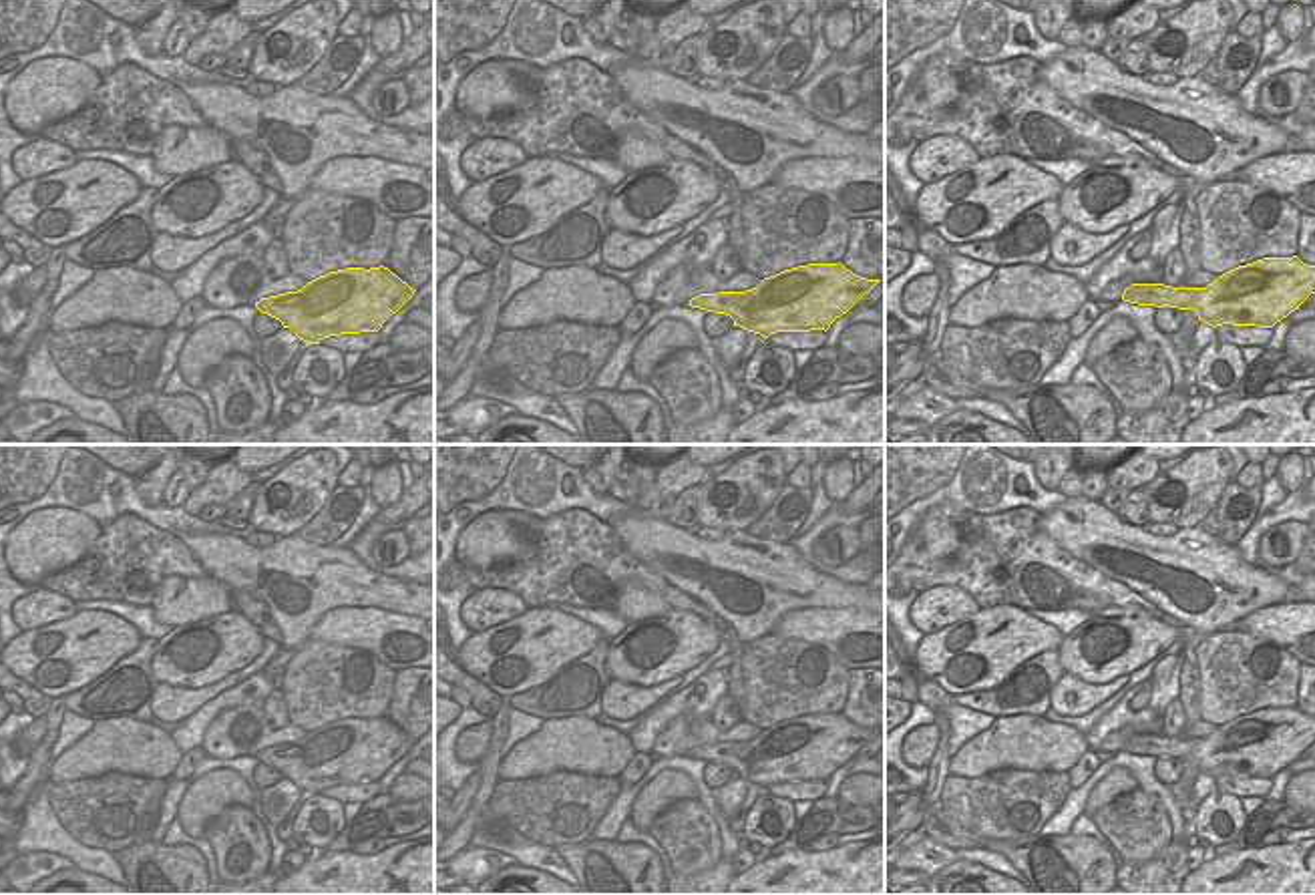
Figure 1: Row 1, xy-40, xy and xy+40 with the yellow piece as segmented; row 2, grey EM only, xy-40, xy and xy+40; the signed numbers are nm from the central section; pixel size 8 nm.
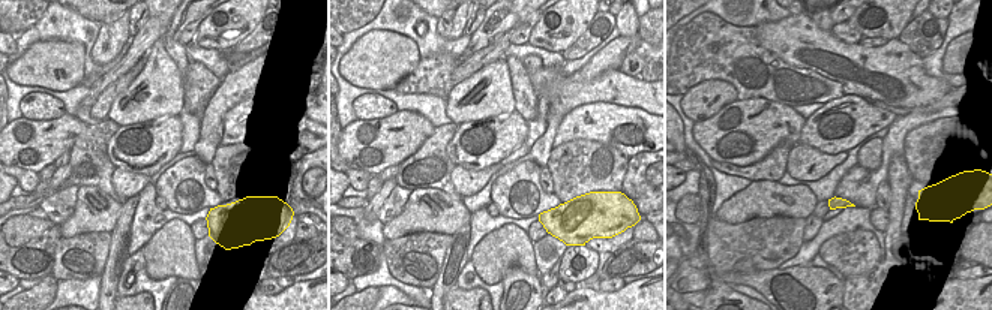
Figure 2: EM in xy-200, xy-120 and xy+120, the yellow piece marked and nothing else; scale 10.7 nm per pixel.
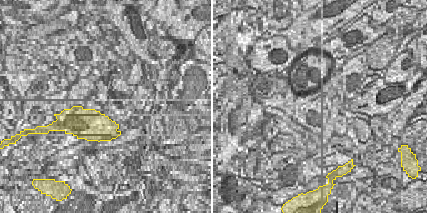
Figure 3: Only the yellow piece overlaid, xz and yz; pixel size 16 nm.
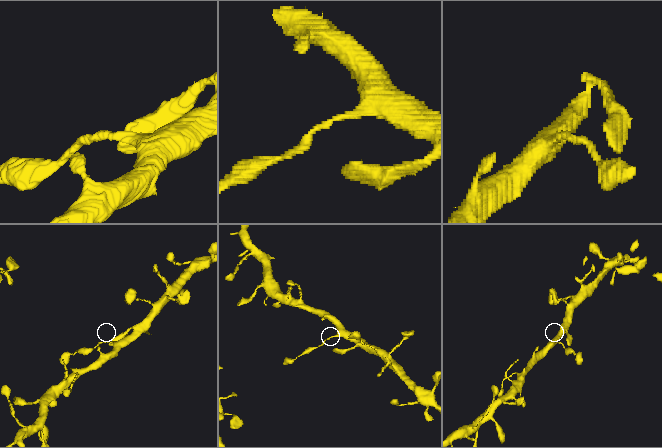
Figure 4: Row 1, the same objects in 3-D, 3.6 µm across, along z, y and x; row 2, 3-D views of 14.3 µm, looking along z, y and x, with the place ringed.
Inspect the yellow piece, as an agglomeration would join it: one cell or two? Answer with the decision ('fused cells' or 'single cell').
fused cells

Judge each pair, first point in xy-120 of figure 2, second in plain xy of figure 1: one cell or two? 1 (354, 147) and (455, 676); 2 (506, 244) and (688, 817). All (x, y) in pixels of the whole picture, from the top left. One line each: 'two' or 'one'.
1: two
2: two

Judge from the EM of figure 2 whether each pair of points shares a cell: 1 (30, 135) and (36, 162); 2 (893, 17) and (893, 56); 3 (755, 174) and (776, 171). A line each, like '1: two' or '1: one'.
1: one
2: two
3: one

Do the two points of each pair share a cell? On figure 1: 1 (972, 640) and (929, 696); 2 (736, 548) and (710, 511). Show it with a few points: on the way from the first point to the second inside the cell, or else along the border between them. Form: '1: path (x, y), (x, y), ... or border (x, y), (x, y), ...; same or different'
1: border (913, 664), (952, 694), (984, 692); different
2: border (744, 529), (728, 533); different

